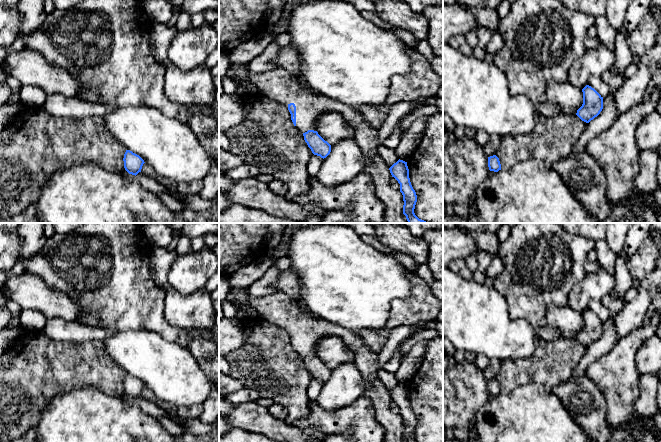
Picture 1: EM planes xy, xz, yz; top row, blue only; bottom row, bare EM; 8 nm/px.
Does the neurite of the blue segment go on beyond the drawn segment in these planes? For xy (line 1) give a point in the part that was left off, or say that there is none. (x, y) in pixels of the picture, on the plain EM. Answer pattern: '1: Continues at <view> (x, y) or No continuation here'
1: No continuation here

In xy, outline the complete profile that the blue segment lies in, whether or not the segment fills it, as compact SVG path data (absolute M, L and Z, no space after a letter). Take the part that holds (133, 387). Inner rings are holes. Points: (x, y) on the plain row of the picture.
M126 374L124 378L124 392L125 394L132 399L137 399L141 396L142 390L145 387L144 384L137 378L133 377L130 374Z

